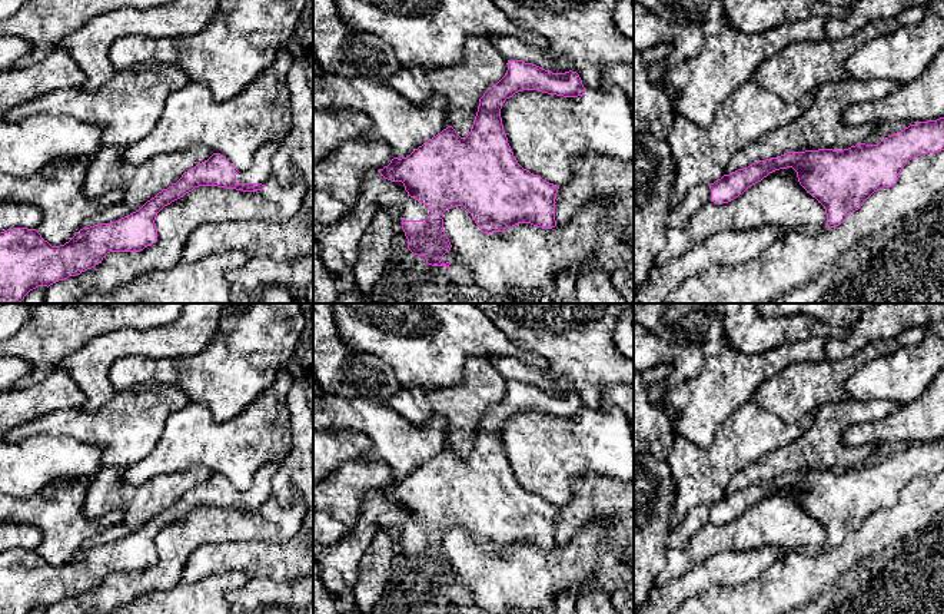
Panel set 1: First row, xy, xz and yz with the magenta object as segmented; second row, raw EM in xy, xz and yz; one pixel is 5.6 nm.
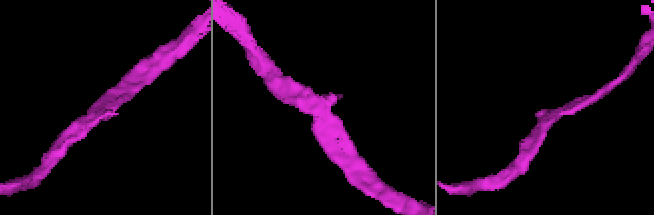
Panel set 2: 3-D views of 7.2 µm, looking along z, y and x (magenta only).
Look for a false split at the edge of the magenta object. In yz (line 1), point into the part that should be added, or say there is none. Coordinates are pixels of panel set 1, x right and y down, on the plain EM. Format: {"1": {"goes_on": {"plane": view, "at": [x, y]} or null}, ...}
{"1": {"goes_on": null}}

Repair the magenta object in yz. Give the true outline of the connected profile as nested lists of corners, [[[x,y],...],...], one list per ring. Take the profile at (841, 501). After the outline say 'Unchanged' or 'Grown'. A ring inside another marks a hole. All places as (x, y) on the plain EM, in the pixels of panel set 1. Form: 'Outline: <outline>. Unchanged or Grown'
Outline: [[[944,438],[910,445],[877,465],[787,472],[755,482],[711,504],[711,522],[728,524],[770,494],[792,488],[800,505],[824,527],[828,548],[834,548],[858,531],[874,512],[894,507],[911,479],[941,471]]]. Unchanged

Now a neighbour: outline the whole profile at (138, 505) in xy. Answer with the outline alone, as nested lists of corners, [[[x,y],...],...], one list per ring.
[[[195,467],[180,472],[160,474],[140,487],[124,487],[116,505],[116,521],[94,534],[84,545],[116,542],[136,531],[163,510],[176,504],[185,492],[207,481],[212,471]]]

